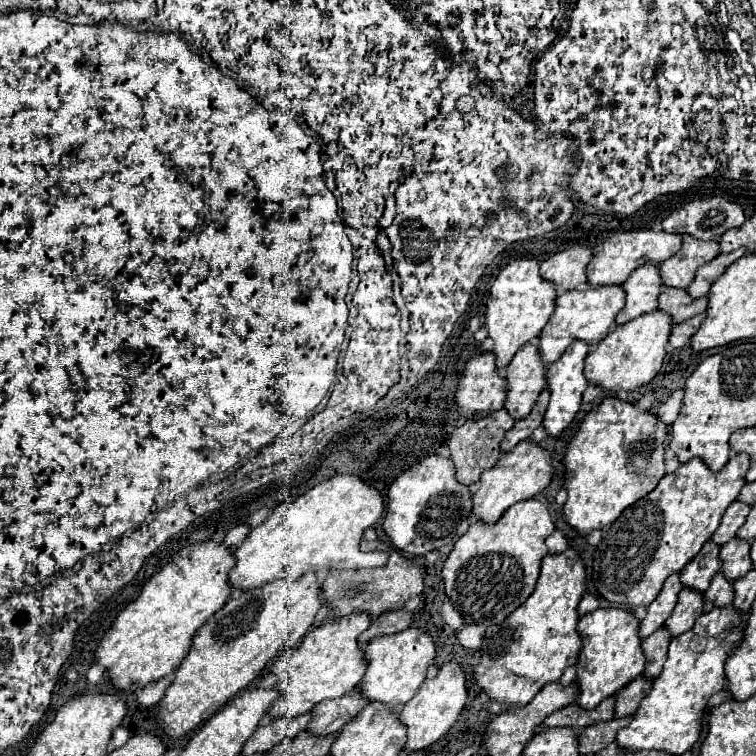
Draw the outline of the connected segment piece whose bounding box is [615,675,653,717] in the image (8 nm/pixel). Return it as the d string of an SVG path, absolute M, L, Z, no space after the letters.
M639 675L637 679L633 679L629 685L625 685L621 691L617 691L615 699L615 711L617 717L625 717L625 715L633 715L637 711L637 705L641 703L641 699L653 689L653 679Z

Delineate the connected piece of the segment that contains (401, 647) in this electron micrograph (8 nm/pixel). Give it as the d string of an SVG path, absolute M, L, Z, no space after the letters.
M409 627L405 631L393 635L375 637L365 647L365 657L369 661L367 673L361 679L361 689L369 697L369 701L381 701L389 707L405 705L427 679L427 669L435 659L435 643L429 631L419 627Z

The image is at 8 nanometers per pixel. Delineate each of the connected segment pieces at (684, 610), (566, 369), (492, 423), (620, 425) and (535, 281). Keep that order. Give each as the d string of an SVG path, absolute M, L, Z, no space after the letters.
M685 587L685 589L679 593L679 601L677 601L675 611L673 611L671 617L665 621L665 627L669 627L669 631L671 631L673 637L675 637L675 635L681 635L681 633L685 633L685 631L689 631L689 629L693 627L693 623L701 617L703 605L705 605L703 593L691 589L691 587Z
M573 341L567 351L561 355L559 361L551 363L547 369L547 385L551 389L551 399L549 399L549 407L545 411L545 421L543 427L547 429L549 435L557 435L561 433L577 415L579 407L581 407L581 397L583 391L589 387L589 381L585 379L585 357L589 353L589 345L585 341Z
M499 409L499 411L479 413L479 415L473 415L471 419L465 419L465 423L451 433L451 439L447 445L451 449L451 459L455 463L459 483L471 485L479 481L481 473L491 469L503 457L499 443L503 441L505 431L509 431L513 425L515 425L515 419L507 413L507 409Z
M605 397L593 411L587 413L579 431L567 447L565 467L569 473L565 485L569 487L569 497L563 507L567 523L575 527L581 535L589 535L593 529L601 529L613 523L623 509L653 491L665 475L663 459L669 439L669 425L665 425L653 411L643 411L635 403L621 401L619 397Z
M515 259L511 261L495 279L491 287L491 295L487 301L487 329L489 337L495 341L493 351L497 355L497 367L503 369L515 357L515 353L529 343L531 339L539 337L547 321L555 311L557 289L553 283L539 275L539 261L537 259Z

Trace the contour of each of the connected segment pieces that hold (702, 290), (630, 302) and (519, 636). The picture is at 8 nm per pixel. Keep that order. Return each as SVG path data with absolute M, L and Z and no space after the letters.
M741 247L741 249L733 251L733 253L721 253L721 255L715 257L713 261L705 263L701 269L697 269L697 275L695 275L693 283L687 287L689 295L691 295L693 299L699 299L699 297L707 295L709 289L711 289L711 285L715 283L715 279L721 277L721 275L725 273L725 269L727 269L733 261L737 261L739 257L743 257L745 253L747 253L745 247Z
M645 263L637 267L629 279L623 283L627 293L627 303L617 315L617 323L627 323L643 313L657 309L657 297L663 289L659 263Z
M573 547L563 553L545 555L541 575L531 597L519 605L503 623L487 627L483 641L483 661L473 667L477 685L491 699L509 705L529 703L543 685L559 681L569 665L575 665L581 653L577 635L577 605L587 589L587 571L583 557Z

